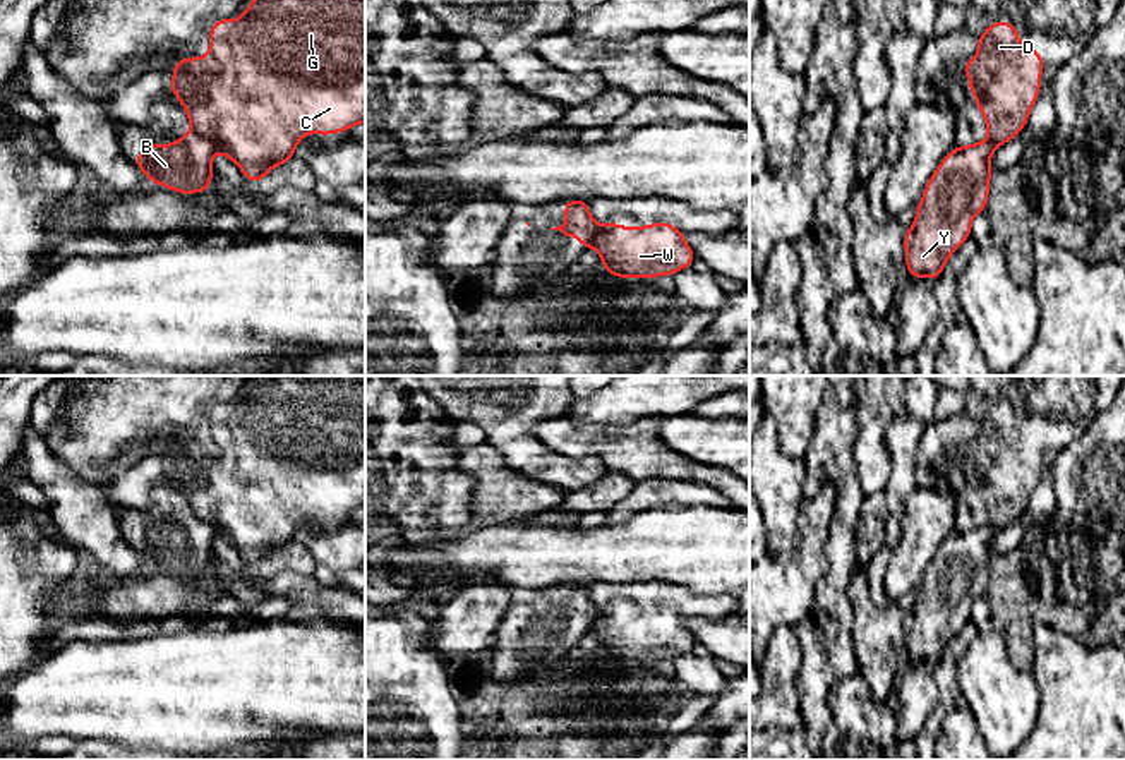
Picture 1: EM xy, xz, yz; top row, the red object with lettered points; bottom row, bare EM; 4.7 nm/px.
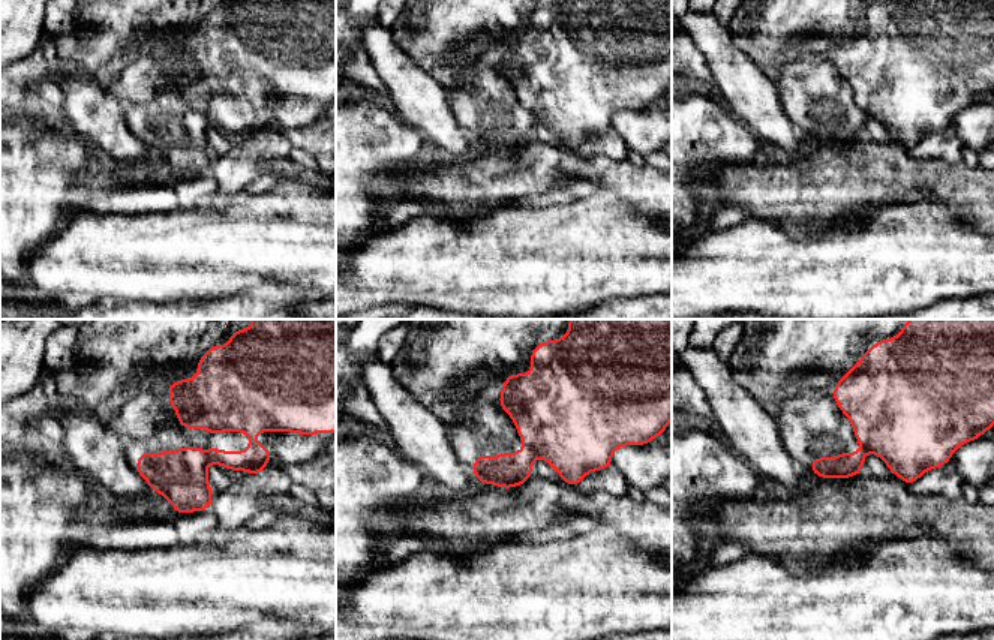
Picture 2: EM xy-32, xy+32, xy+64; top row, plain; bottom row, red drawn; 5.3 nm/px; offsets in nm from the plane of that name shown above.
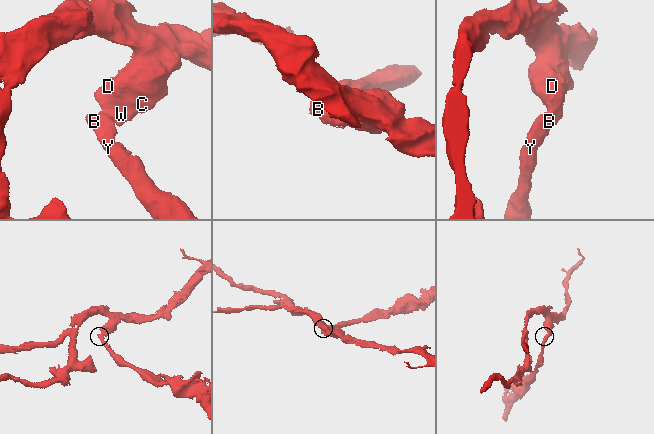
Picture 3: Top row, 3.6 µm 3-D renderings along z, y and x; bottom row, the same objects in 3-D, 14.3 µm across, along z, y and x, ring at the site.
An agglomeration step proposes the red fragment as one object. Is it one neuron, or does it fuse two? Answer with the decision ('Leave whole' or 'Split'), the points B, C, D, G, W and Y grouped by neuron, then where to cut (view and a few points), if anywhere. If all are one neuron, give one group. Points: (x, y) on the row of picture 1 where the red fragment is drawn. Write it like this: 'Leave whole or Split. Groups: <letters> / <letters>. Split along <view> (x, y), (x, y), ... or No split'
Split. Groups: B Y / C D G W. Split along xy (194, 131), (203, 134), (216, 150)

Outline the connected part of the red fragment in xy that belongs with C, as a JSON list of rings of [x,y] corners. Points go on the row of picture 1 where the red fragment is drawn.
[[[250,0],[240,21],[209,26],[209,53],[173,63],[170,93],[180,100],[190,127],[232,160],[249,184],[293,161],[293,149],[307,134],[331,136],[365,122],[365,0]]]

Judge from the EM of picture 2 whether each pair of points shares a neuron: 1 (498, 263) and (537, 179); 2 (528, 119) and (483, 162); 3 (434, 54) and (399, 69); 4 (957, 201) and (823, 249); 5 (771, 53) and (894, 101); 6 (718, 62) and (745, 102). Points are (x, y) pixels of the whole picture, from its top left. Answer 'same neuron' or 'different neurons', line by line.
1: different neurons
2: different neurons
3: different neurons
4: different neurons
5: same neuron
6: same neuron

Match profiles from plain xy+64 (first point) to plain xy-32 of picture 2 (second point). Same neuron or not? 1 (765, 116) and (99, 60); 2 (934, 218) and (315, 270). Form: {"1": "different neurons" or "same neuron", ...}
{"1": "different neurons", "2": "same neuron"}

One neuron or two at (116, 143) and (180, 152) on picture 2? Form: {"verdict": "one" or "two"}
{"verdict": "two"}

